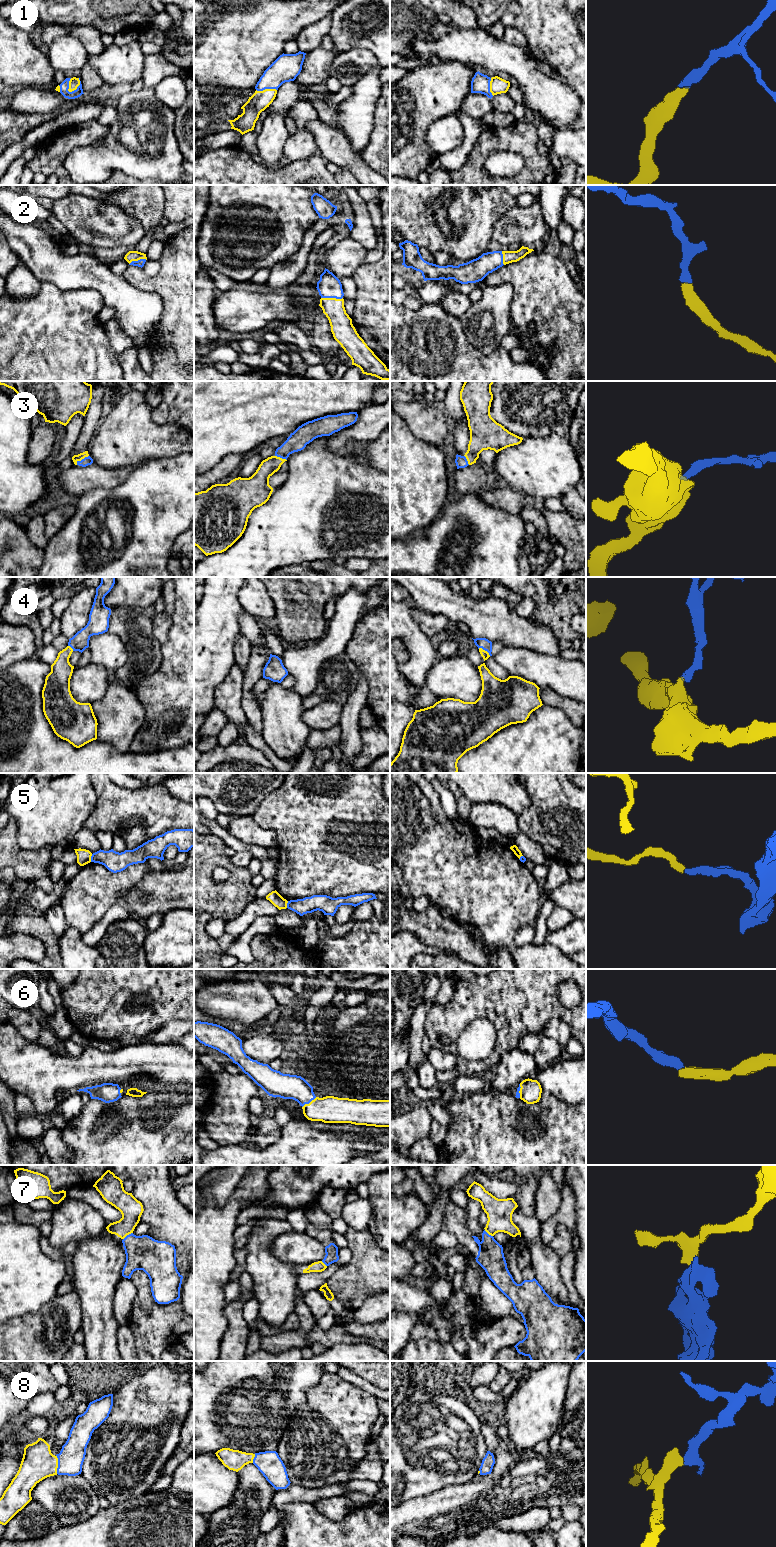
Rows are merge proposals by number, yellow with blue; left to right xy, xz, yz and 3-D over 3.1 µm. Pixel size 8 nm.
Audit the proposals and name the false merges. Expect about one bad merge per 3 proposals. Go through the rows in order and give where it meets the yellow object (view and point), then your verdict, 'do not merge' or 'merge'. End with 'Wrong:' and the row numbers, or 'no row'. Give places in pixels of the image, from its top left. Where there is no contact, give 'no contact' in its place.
1: meets yellow in xy at (77, 86); merge
2: meets yellow in xz at (332, 298); merge
3: meets yellow in xy at (81, 459); merge
4: meets yellow in yz at (484, 650); merge
5: meets yellow in xy at (90, 858); do not merge
6: meets yellow in xz at (310, 1102); merge
7: meets yellow in xy at (127, 1234); do not merge
8: meets yellow in xy at (57, 1464); merge
Wrong: 5, 7

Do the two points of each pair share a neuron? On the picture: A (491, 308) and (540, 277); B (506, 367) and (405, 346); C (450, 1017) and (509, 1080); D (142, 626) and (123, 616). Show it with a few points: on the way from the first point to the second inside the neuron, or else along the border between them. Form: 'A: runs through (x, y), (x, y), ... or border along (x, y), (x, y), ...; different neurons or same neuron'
A: border along (491, 285), (509, 283), (513, 288), (514, 294); different neurons
B: runs through (481, 367), (430, 367); same neuron
C: border along (517, 1046), (505, 1051), (498, 1059); different neurons
D: runs through (137, 626), (133, 626), (128, 621); same neuron

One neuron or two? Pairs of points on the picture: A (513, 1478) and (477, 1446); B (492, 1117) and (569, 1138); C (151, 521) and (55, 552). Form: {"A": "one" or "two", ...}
{"A": "two", "B": "one", "C": "one"}

